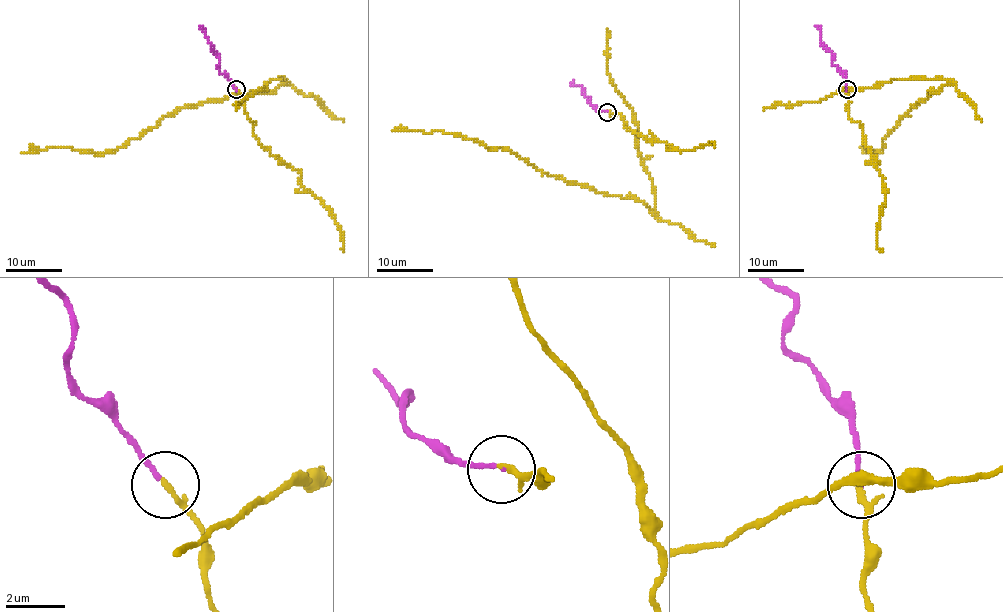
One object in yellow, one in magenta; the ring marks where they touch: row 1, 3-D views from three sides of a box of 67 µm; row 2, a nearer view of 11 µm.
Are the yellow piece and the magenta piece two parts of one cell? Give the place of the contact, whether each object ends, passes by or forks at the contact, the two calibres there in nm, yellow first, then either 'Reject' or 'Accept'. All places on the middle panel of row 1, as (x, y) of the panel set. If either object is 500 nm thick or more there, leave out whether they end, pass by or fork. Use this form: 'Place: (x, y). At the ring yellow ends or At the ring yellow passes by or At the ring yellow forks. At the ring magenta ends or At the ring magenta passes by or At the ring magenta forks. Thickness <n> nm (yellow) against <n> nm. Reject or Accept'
Place: (607, 112). At the ring yellow passes by. At the ring magenta ends. Thickness 130 nm (yellow) against 110 nm. Accept

